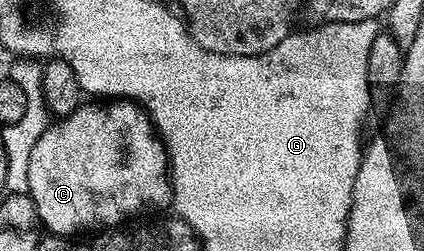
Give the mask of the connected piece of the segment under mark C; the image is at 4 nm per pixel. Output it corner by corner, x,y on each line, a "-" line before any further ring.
107,99
102,103
95,103
99,105
90,105
90,103
84,103
80,105
77,111
73,111
68,117
58,118
54,123
48,124
47,130
41,135
41,139
37,139
37,144
33,147
33,156
29,159
29,187
27,193
33,199
33,203
37,207
37,215
39,216
40,226
48,234
61,232
62,234
70,234
75,230
75,226
79,225
100,225
100,223
114,223
119,221
119,217
127,217
127,213
135,213
135,209
147,209
147,205
163,205
163,201
173,201
173,190
171,188
171,175
170,173
163,177
163,170
169,167
167,160
167,149
163,146
163,138
159,136
155,125
151,122
151,117
147,113
147,110
142,105
130,100
130,99

